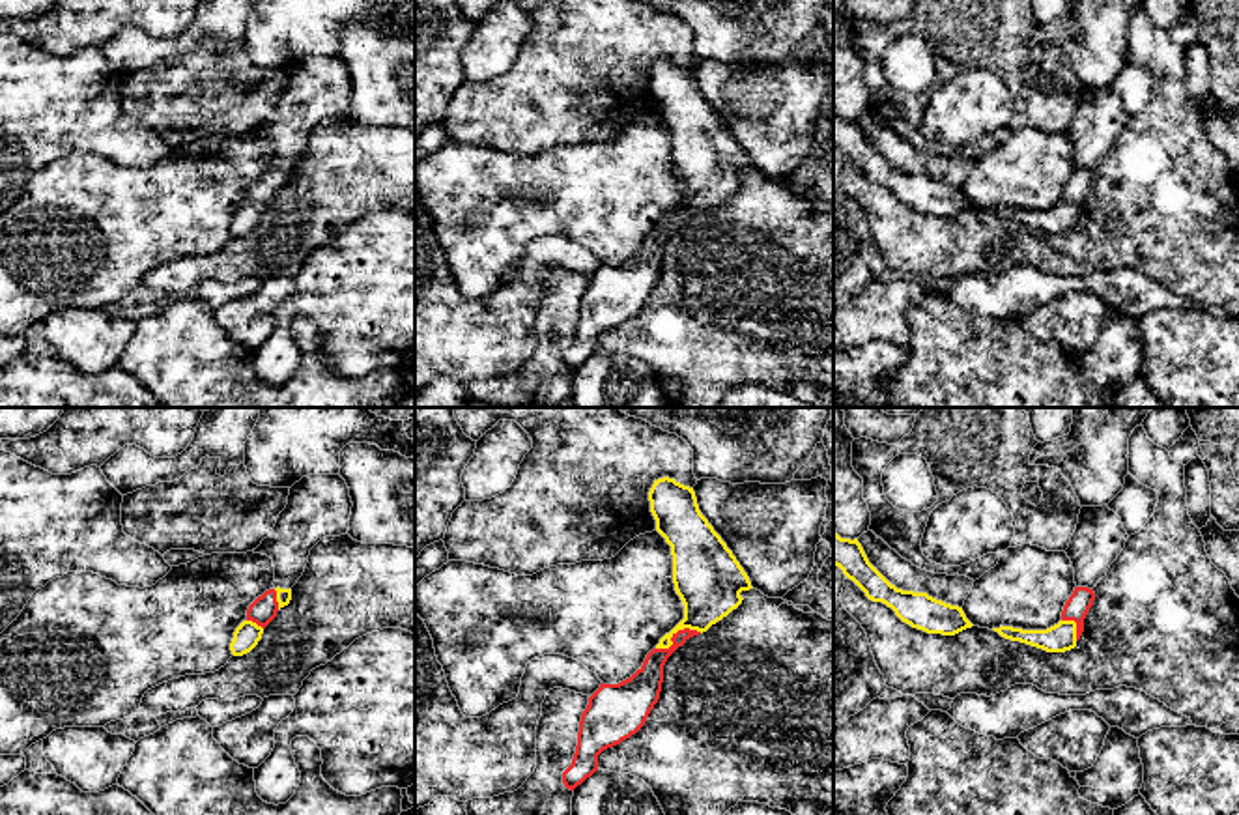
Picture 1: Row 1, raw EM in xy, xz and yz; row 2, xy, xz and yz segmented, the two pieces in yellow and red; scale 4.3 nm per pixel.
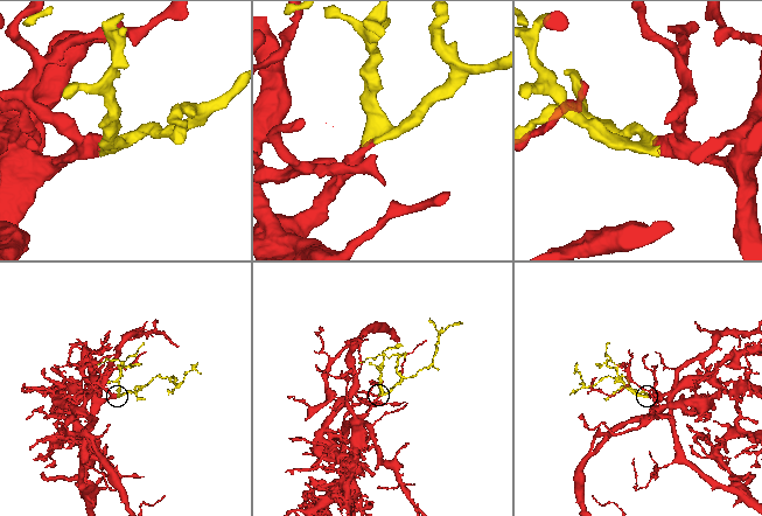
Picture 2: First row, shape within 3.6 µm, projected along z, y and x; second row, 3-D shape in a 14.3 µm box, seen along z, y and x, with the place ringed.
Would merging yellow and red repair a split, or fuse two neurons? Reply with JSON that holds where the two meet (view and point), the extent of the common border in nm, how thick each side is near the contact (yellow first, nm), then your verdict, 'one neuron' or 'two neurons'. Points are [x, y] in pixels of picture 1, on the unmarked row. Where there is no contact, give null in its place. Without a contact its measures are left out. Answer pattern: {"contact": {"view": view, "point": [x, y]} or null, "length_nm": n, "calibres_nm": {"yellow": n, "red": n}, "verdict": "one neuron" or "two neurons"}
{"contact": {"view": "xz", "point": [675, 214]}, "length_nm": 220, "calibres_nm": {"yellow": 280, "red": 130}, "verdict": "one neuron"}

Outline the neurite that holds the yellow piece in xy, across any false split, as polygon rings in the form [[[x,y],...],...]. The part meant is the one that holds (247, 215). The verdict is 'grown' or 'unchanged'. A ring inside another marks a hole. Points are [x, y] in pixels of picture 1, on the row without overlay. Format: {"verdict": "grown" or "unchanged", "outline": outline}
{"verdict": "grown", "outline": [[[269,170],[258,178],[247,191],[247,200],[235,209],[230,232],[234,237],[250,234],[262,221],[263,209],[277,198],[277,193],[288,187],[292,170]]]}

